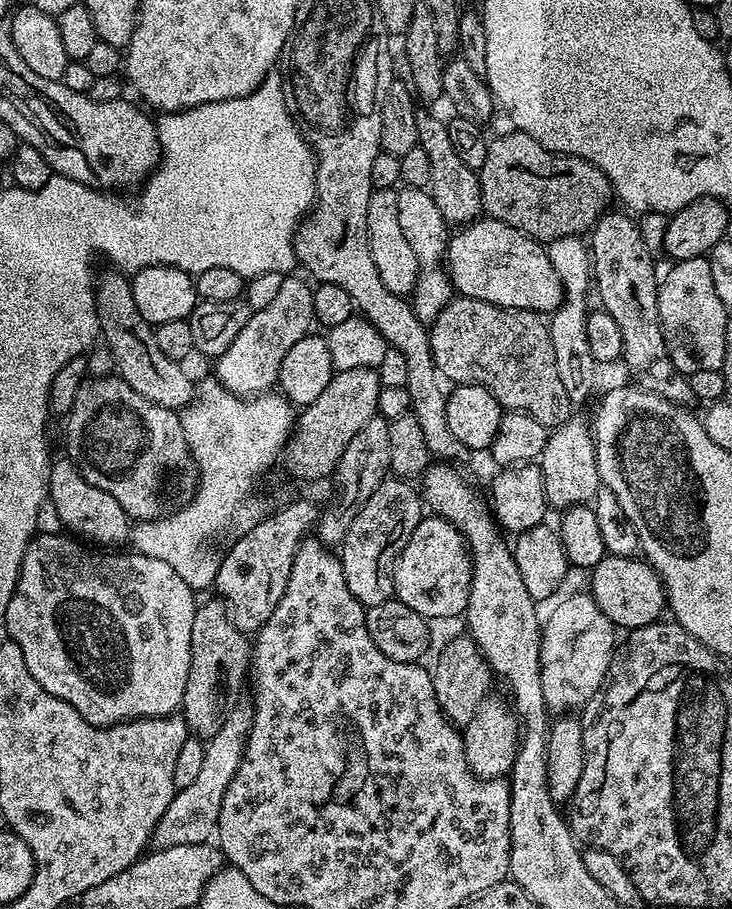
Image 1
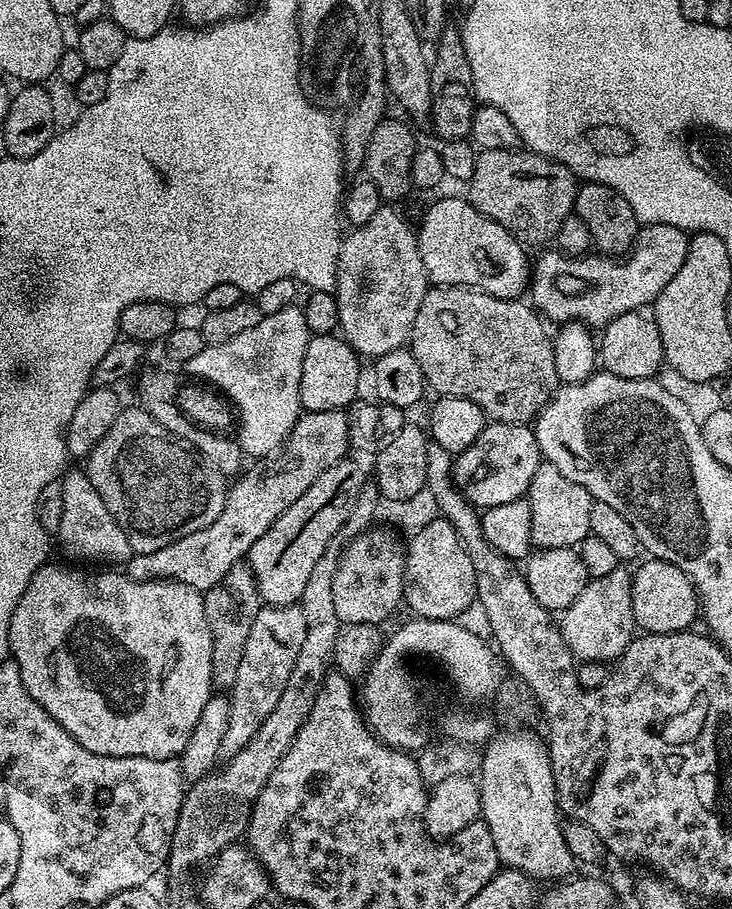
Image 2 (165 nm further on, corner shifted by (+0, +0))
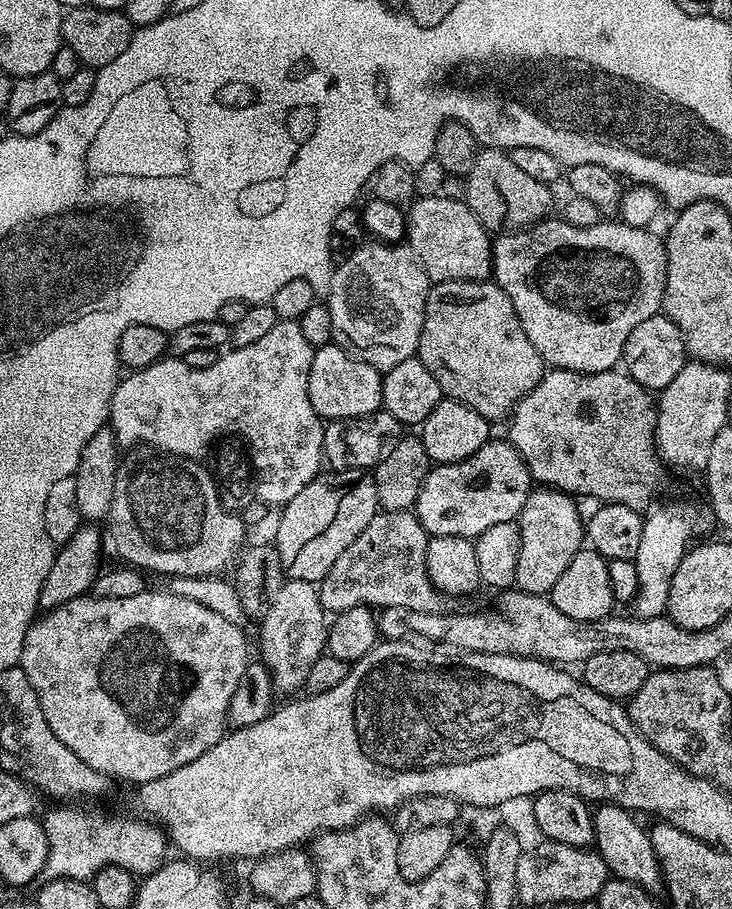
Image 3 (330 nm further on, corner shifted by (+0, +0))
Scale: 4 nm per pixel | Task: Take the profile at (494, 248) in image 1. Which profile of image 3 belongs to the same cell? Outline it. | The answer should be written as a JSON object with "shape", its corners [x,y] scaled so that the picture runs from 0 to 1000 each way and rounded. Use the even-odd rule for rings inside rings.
{"shape":[[[604,215],[575,216],[563,221],[555,233],[555,264],[563,278],[574,286],[586,309],[602,308],[665,308],[672,304],[672,270],[668,252],[639,230],[635,221],[616,221]]]}

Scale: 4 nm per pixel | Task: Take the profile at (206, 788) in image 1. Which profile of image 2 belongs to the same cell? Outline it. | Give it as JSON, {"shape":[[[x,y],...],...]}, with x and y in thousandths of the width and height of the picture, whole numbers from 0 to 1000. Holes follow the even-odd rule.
{"shape":[[[408,664],[391,667],[357,667],[347,680],[347,689],[342,689],[342,702],[336,702],[336,715],[331,715],[331,728],[325,732],[325,746],[320,746],[320,755],[314,758],[314,799],[309,799],[309,809],[303,812],[302,833],[324,832],[347,812],[347,807],[369,790],[374,777],[385,768],[385,759],[391,759],[391,750],[396,750],[396,737],[402,737],[402,728],[407,728],[407,715],[413,715],[413,706],[418,706],[418,680]]]}

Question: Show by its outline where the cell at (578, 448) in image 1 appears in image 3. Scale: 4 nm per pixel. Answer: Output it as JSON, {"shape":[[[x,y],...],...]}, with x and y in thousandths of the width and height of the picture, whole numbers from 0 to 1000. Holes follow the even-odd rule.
{"shape":[[[747,535],[721,542],[708,575],[713,587],[713,605],[708,605],[708,631],[704,646],[731,656],[749,656],[757,640],[768,636],[768,627],[779,623],[784,609],[801,598],[801,576],[780,545]]]}

